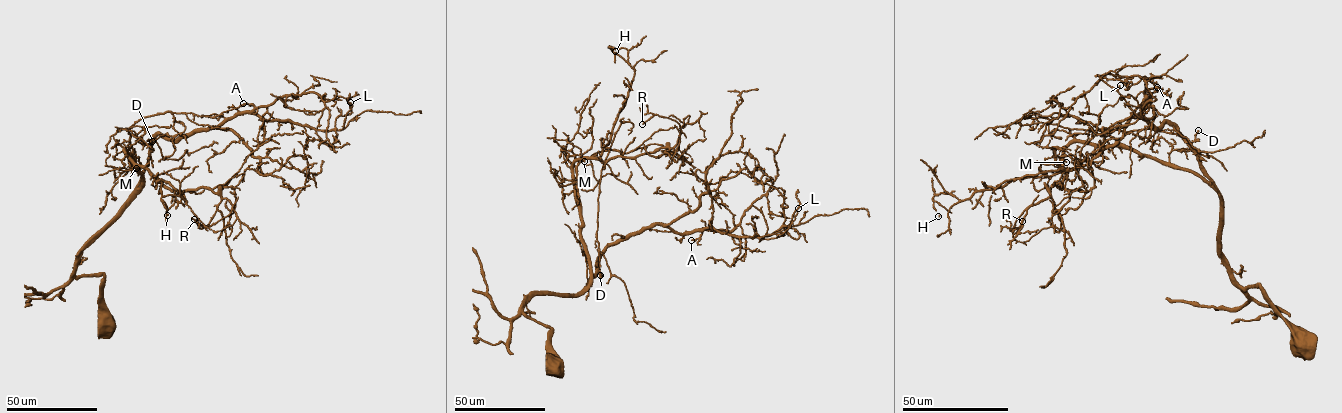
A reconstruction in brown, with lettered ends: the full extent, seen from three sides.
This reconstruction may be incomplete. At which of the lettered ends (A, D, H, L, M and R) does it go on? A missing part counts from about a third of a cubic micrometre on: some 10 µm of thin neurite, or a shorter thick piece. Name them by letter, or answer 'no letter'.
no letter

